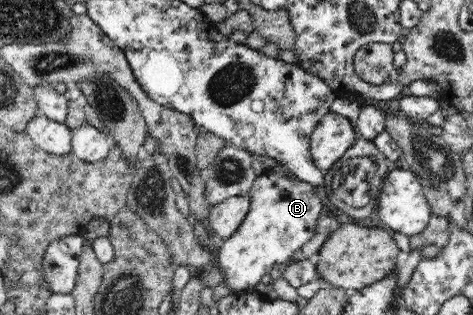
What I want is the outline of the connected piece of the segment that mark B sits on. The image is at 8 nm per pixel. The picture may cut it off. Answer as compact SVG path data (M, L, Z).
M274 172L256 176L251 186L250 210L235 233L222 241L214 252L214 262L225 274L224 283L233 293L254 289L265 273L290 261L293 254L315 235L317 221L323 211L316 187Z

